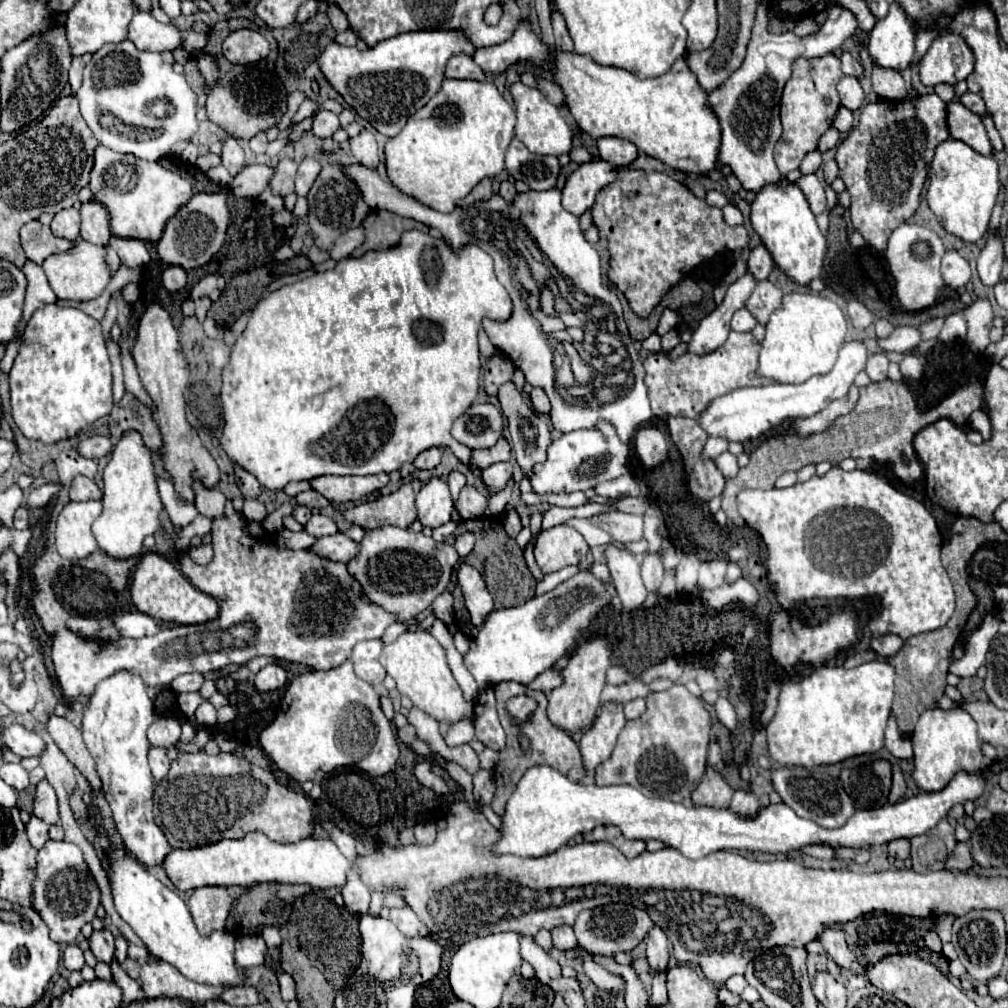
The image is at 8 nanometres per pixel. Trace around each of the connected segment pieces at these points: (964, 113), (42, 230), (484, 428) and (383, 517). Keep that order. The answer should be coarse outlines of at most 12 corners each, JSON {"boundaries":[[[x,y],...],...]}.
{"boundaries":[[[948,104],[950,136],[990,156],[992,144],[978,114]],[[32,220],[20,228],[26,258],[42,264],[76,244]],[[472,404],[452,428],[468,448],[502,438],[502,410]],[[418,486],[348,508],[344,520],[364,530],[410,528]]]}

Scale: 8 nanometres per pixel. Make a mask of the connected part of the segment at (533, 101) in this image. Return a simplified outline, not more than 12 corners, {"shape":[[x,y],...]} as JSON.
{"shape":[[512,84],[514,134],[530,152],[560,156],[572,130],[536,88]]}

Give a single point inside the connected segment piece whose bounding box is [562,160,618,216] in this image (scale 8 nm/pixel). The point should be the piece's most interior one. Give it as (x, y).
(578, 194)

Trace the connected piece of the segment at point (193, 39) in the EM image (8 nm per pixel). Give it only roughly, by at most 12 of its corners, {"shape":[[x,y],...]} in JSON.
{"shape":[[194,30],[186,32],[186,52],[196,52],[206,46],[206,34]]}

